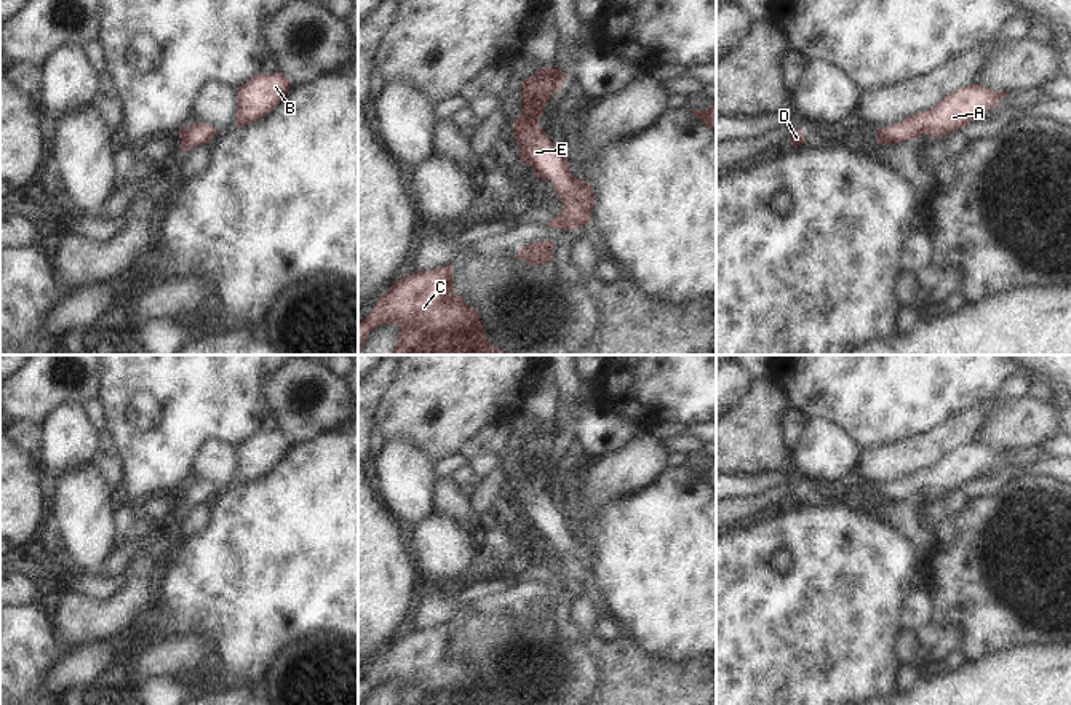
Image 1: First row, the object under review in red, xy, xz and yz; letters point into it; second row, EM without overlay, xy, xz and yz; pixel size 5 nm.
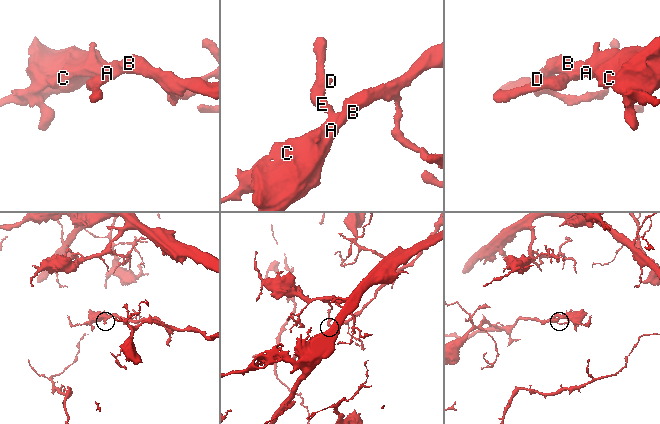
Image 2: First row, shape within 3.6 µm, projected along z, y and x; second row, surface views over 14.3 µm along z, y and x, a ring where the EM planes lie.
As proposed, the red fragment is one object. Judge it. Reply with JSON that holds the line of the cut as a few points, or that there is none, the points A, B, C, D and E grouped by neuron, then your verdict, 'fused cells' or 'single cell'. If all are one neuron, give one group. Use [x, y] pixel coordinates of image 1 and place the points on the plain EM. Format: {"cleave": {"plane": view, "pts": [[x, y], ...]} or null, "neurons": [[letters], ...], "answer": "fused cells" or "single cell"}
{"cleave": null, "neurons": [["A", "B", "C", "D", "E"]], "answer": "single cell"}

